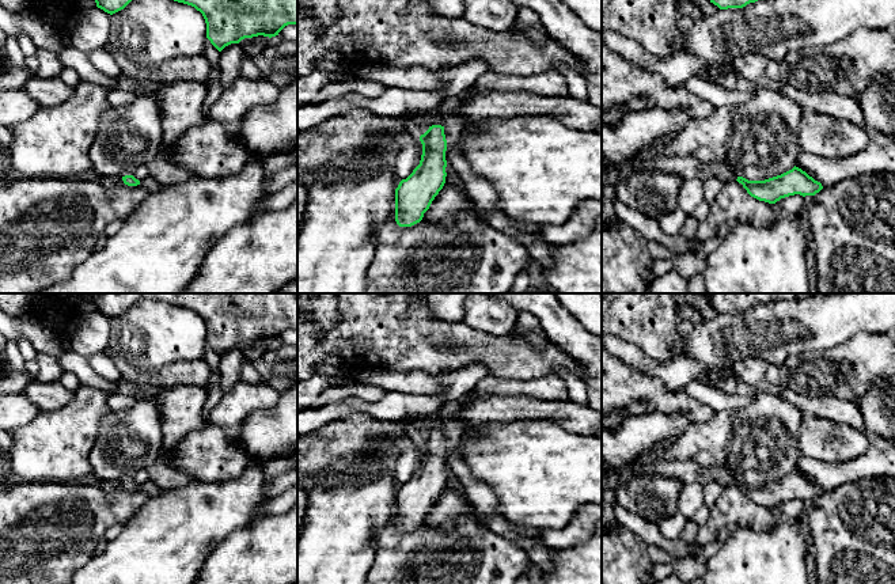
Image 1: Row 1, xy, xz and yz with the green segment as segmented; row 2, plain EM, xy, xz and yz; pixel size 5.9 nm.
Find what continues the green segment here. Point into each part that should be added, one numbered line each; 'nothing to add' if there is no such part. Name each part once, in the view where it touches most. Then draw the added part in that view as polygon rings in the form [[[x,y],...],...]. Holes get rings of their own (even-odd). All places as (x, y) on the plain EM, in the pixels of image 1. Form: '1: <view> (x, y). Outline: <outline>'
1: xz (412, 431). Outline: [[[410,417],[410,418],[406,418],[403,422],[406,425],[406,436],[409,439],[413,439],[413,440],[417,440],[420,441],[421,439],[424,439],[428,433],[424,432],[424,431],[420,431],[416,425],[416,418],[417,417]]]

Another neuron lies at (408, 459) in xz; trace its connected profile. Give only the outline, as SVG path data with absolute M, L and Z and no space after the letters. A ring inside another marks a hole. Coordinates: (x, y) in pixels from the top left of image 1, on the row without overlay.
M407 437L392 462L395 481L399 485L406 483L420 469L421 459L422 448L420 441Z

